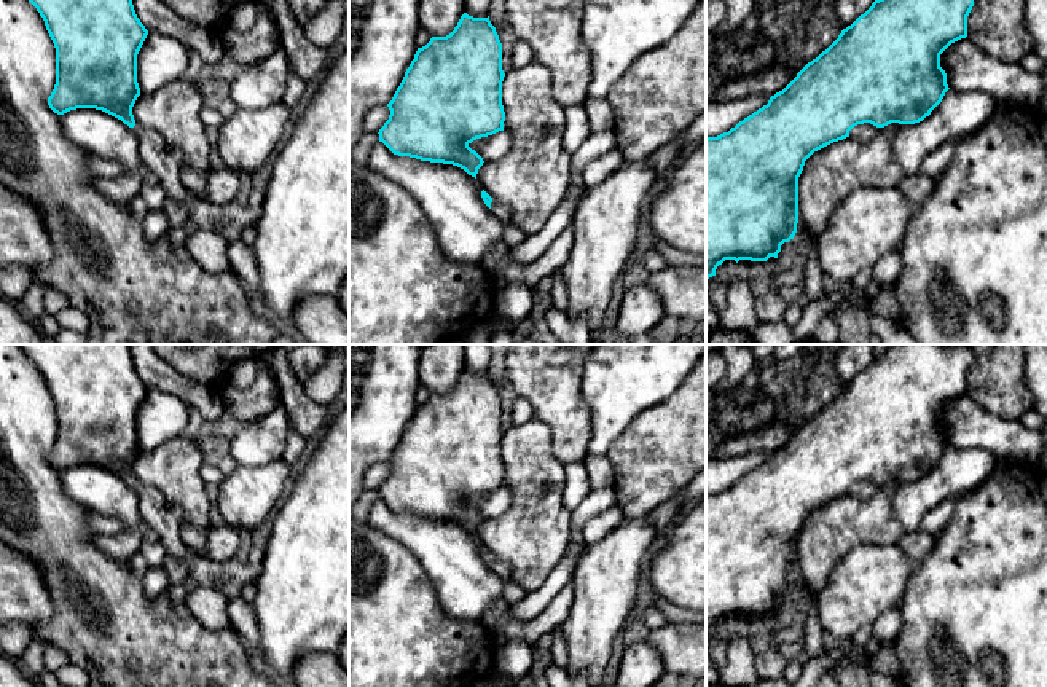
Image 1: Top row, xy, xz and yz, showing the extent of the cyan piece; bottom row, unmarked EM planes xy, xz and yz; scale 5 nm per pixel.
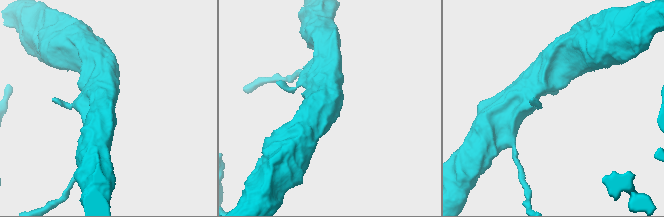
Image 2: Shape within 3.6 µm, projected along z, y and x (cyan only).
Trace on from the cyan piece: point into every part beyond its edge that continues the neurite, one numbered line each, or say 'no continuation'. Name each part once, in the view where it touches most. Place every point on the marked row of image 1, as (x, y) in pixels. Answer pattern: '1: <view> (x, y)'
1: xz (502, 212)

